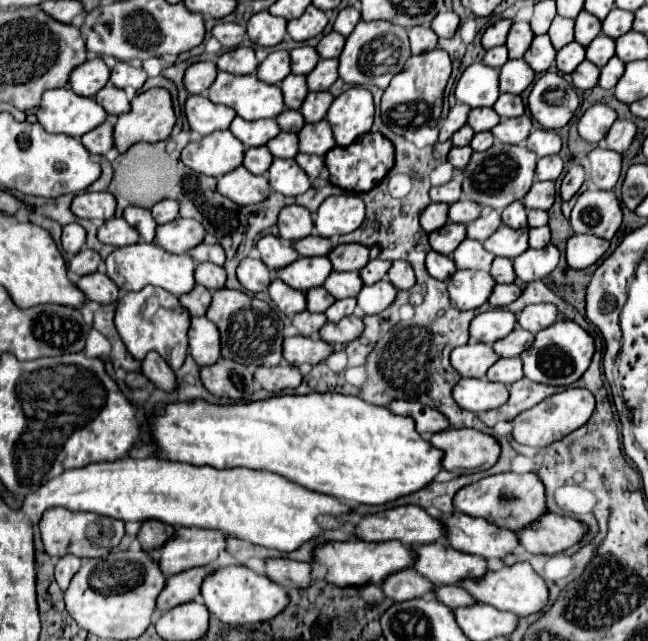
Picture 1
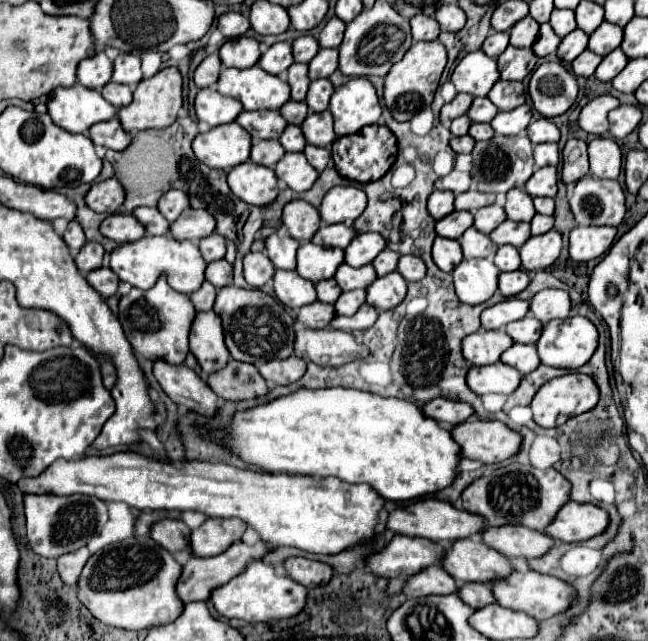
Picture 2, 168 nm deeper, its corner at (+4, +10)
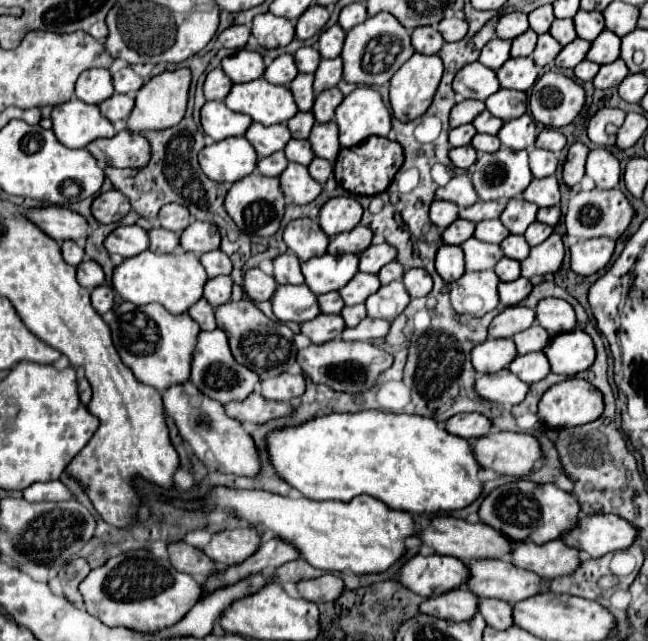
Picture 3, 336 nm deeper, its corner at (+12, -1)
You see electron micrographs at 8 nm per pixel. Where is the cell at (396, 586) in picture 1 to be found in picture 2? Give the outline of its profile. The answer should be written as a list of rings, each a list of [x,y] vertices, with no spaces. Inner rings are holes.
[[[440,566],[426,568],[424,572],[420,572],[420,576],[408,578],[404,586],[404,594],[408,598],[422,598],[430,594],[446,596],[446,594],[456,594],[456,592],[458,592],[456,580]]]

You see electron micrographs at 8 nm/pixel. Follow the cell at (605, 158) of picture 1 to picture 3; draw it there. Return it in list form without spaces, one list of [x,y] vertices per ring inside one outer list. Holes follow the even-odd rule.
[[[604,147],[592,149],[586,159],[586,175],[590,175],[598,189],[614,189],[620,181],[620,163]]]

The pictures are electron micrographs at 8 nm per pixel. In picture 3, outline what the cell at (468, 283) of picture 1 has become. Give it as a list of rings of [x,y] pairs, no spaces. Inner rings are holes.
[[[466,271],[460,279],[450,283],[450,301],[458,315],[482,317],[500,305],[498,301],[498,277],[494,271]]]

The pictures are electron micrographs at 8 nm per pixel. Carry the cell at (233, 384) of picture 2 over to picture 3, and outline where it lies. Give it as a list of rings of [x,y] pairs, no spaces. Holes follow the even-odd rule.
[[[252,393],[248,395],[248,399],[244,401],[232,401],[224,405],[226,413],[240,421],[240,423],[266,423],[274,417],[284,417],[292,411],[290,403],[280,403],[280,401],[268,401],[264,399],[260,393]]]

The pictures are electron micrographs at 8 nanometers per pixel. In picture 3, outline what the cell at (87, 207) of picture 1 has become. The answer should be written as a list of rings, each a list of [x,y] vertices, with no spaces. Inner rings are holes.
[[[116,189],[106,191],[106,193],[100,193],[92,201],[92,215],[100,223],[116,223],[128,211],[130,211],[128,199],[124,199],[124,195],[120,191],[116,191]]]

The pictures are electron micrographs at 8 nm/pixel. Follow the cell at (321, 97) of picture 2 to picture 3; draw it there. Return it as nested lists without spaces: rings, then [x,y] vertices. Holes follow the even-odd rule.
[[[336,87],[328,89],[328,91],[322,91],[320,95],[316,95],[314,107],[312,107],[316,123],[328,123],[328,121],[332,121],[334,109],[340,105],[340,101],[342,101],[342,93]]]

